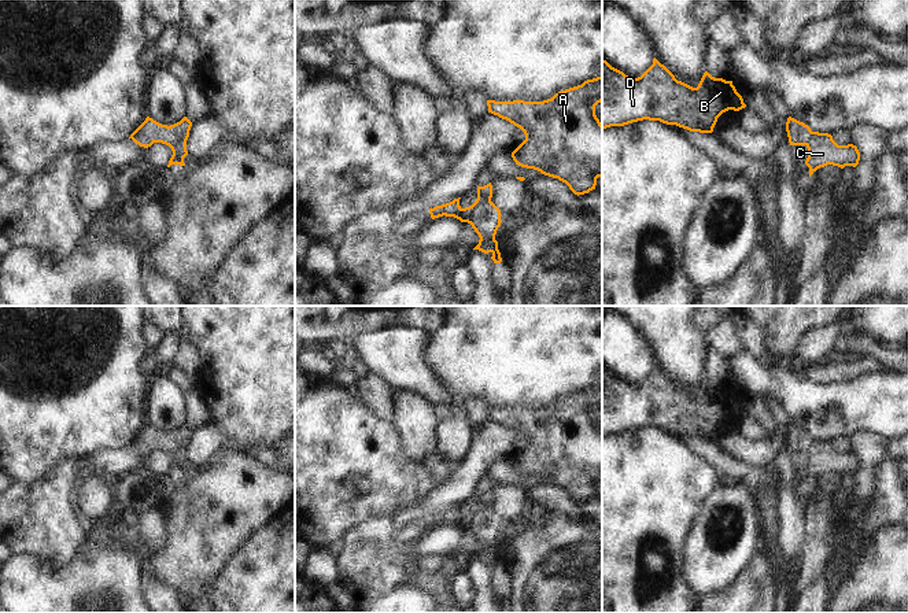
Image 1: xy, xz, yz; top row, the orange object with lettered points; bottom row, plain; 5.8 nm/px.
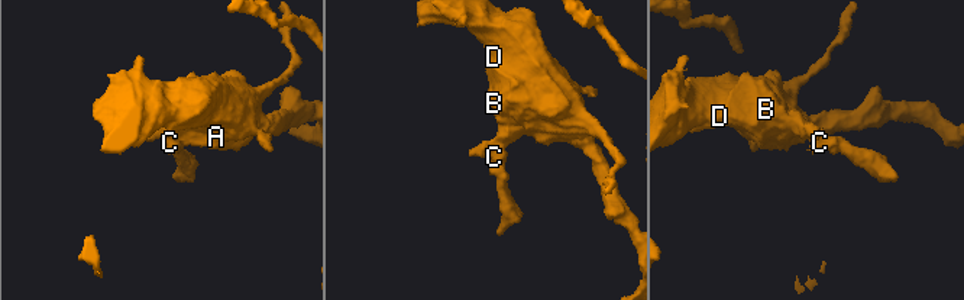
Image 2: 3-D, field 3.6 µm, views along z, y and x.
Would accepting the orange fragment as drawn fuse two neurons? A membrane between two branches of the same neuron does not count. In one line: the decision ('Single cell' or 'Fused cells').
Fused cells

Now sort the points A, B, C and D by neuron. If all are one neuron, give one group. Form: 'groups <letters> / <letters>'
groups A B D / C

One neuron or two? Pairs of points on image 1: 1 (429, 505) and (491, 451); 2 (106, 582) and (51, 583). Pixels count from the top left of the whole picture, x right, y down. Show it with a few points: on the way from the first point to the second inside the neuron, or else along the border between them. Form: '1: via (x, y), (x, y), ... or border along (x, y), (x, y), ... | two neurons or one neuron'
1: via (445, 495), (476, 464) | one neuron
2: via (92, 583), (65, 583) | one neuron

